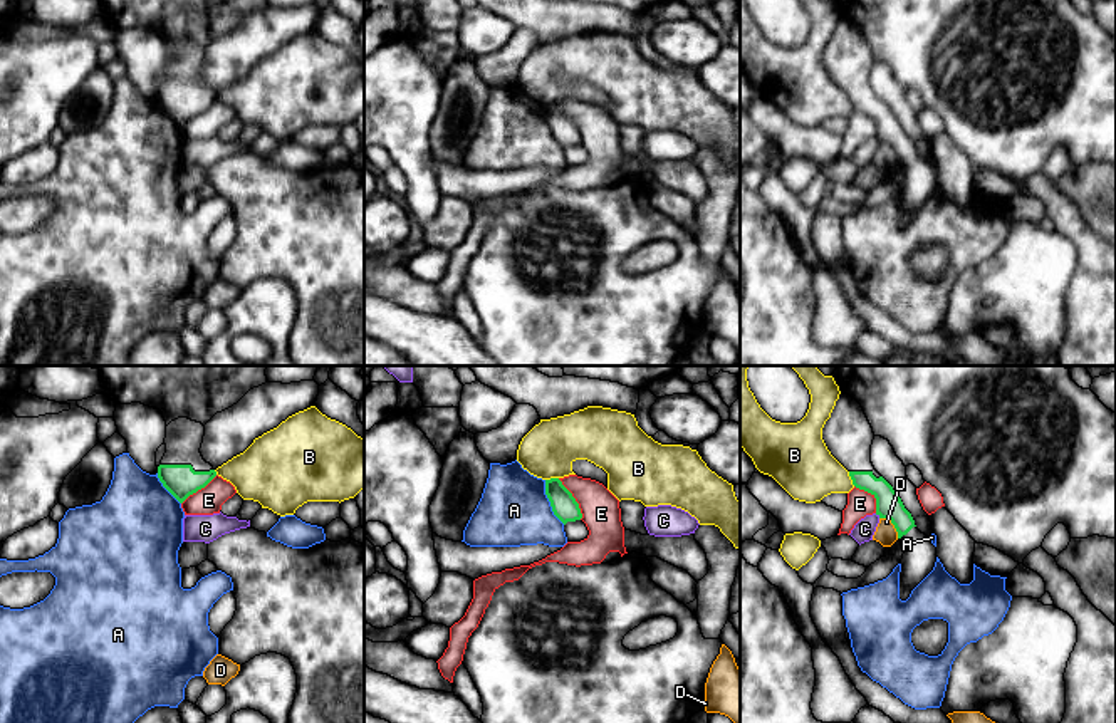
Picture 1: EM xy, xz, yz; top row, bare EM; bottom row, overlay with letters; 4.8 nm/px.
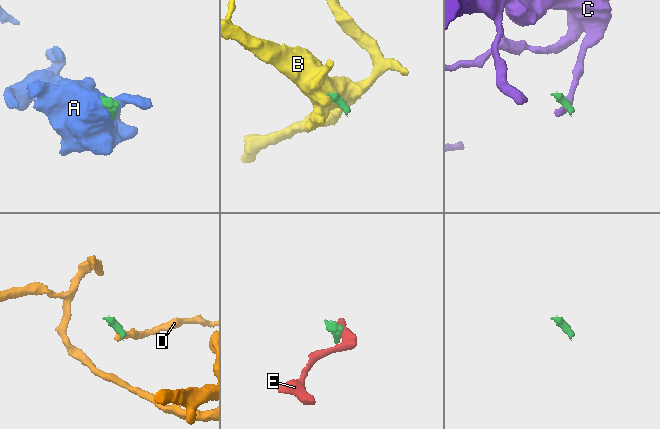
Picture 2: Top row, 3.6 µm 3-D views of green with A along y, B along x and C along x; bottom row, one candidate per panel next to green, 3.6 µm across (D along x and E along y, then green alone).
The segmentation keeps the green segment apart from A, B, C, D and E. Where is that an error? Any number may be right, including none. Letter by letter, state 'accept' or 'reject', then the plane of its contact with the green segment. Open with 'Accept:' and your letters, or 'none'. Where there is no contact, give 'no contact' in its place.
Accept: none
A: reject; meets green in xz
B: reject; meets green in yz
C: reject; meets green in yz
D: reject; meets green in yz
E: reject; meets green in xz

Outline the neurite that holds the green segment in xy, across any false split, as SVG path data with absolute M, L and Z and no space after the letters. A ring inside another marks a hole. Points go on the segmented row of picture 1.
M188 418L166 426L166 453L158 466L158 478L180 503L216 476L200 453L203 436L205 426Z

